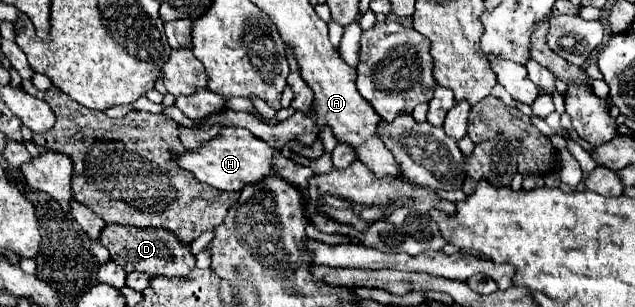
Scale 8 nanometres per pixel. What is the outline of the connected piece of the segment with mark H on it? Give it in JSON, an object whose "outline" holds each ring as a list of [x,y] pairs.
{"outline":[[[220,126],[220,134],[212,140],[206,140],[206,142],[200,142],[198,150],[184,150],[182,154],[172,154],[174,162],[192,172],[200,182],[206,182],[210,184],[212,188],[218,188],[218,190],[242,190],[246,184],[250,182],[258,182],[262,180],[264,176],[270,174],[270,168],[276,168],[278,174],[292,182],[294,186],[306,190],[308,186],[308,178],[314,174],[308,166],[300,166],[296,164],[294,160],[288,160],[284,158],[280,152],[272,150],[264,140],[256,138],[250,130],[246,128],[238,128],[238,126]]]}

